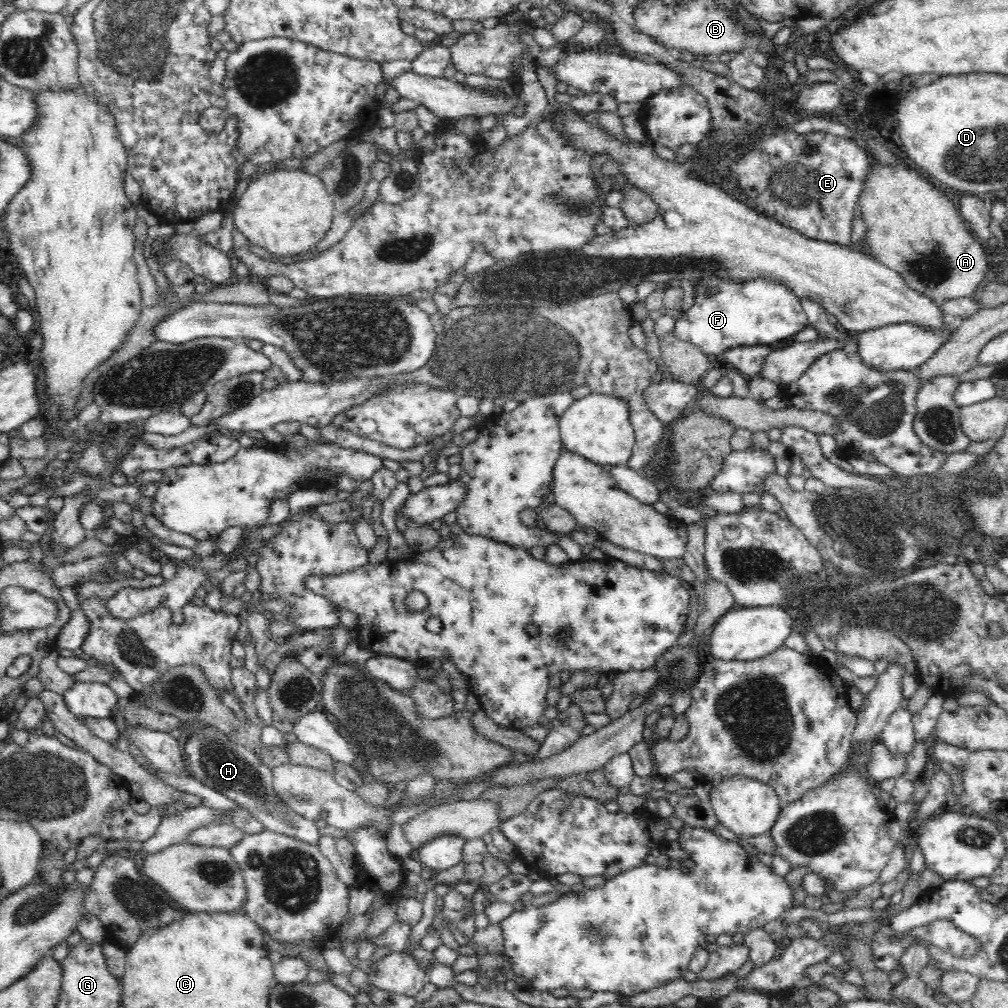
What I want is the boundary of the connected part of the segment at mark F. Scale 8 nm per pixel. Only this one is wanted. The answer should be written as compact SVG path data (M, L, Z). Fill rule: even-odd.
M708 276L694 287L694 304L676 321L673 333L680 340L699 346L707 355L722 354L735 346L788 340L809 325L801 300L775 280L756 278L740 282ZM708 288L716 288L716 293L708 295Z

